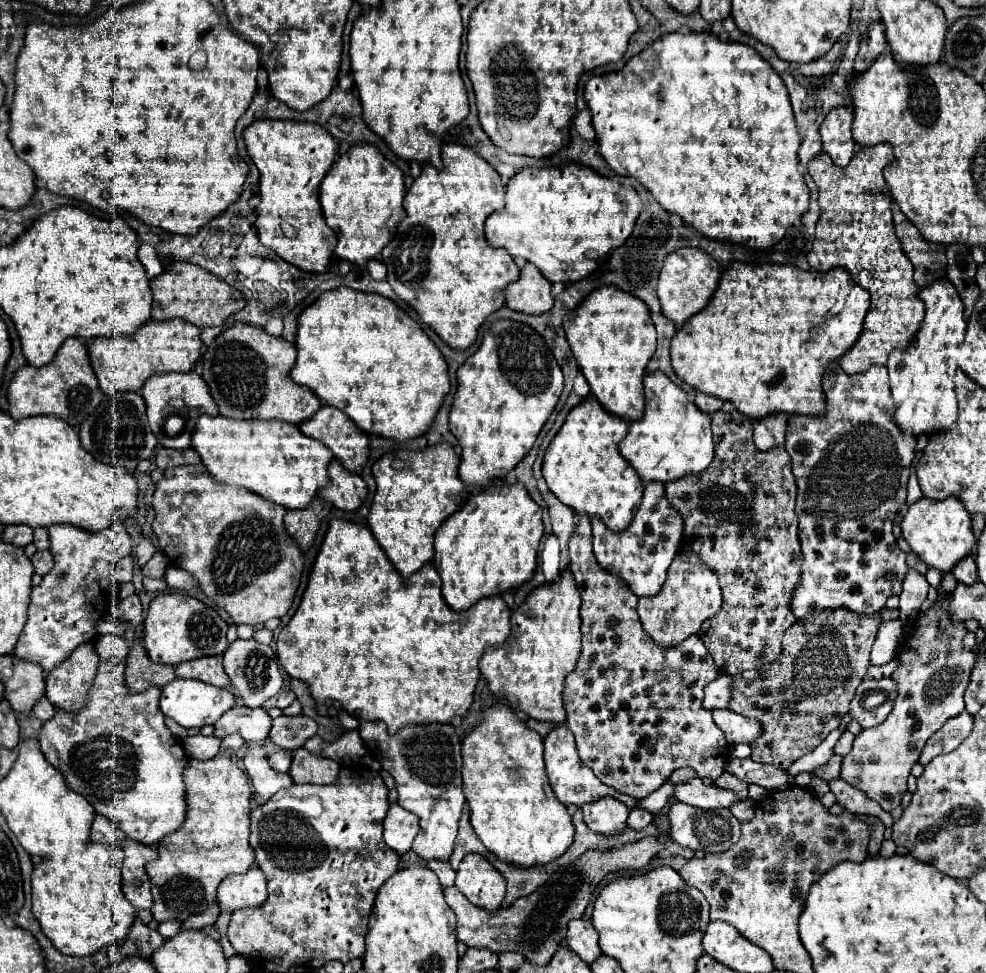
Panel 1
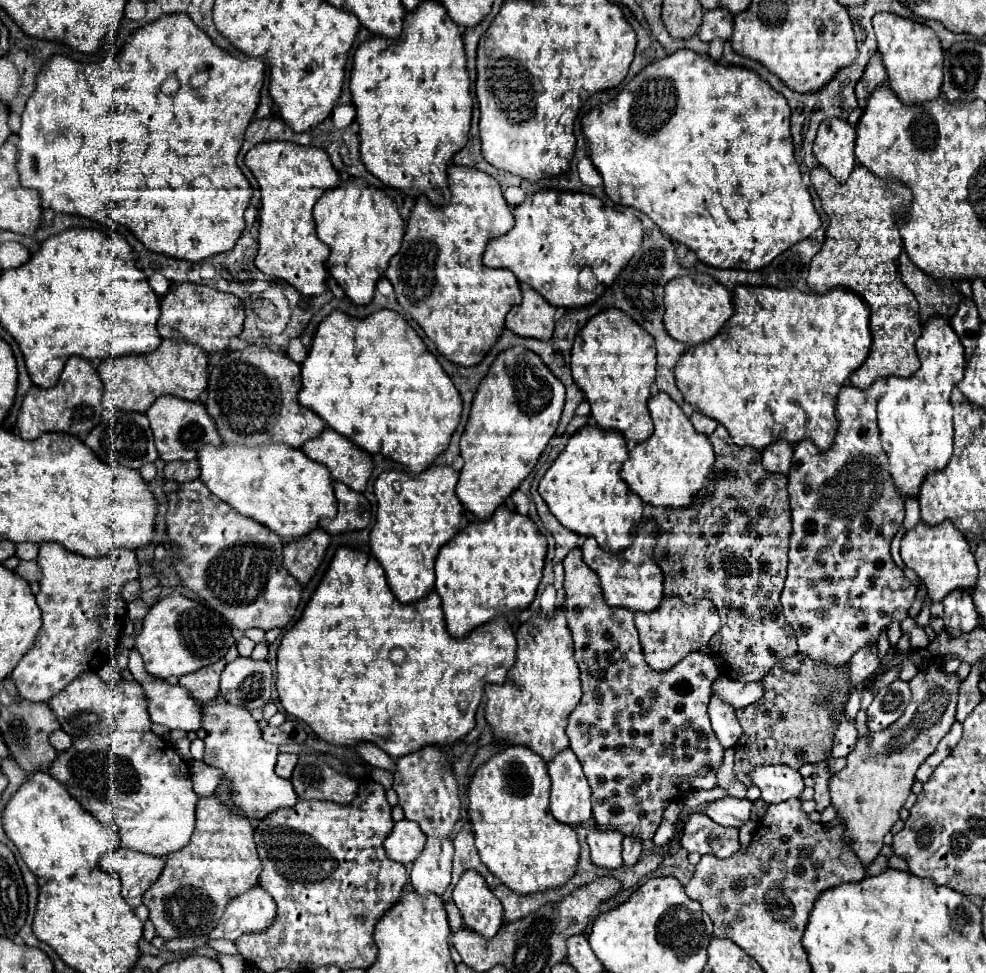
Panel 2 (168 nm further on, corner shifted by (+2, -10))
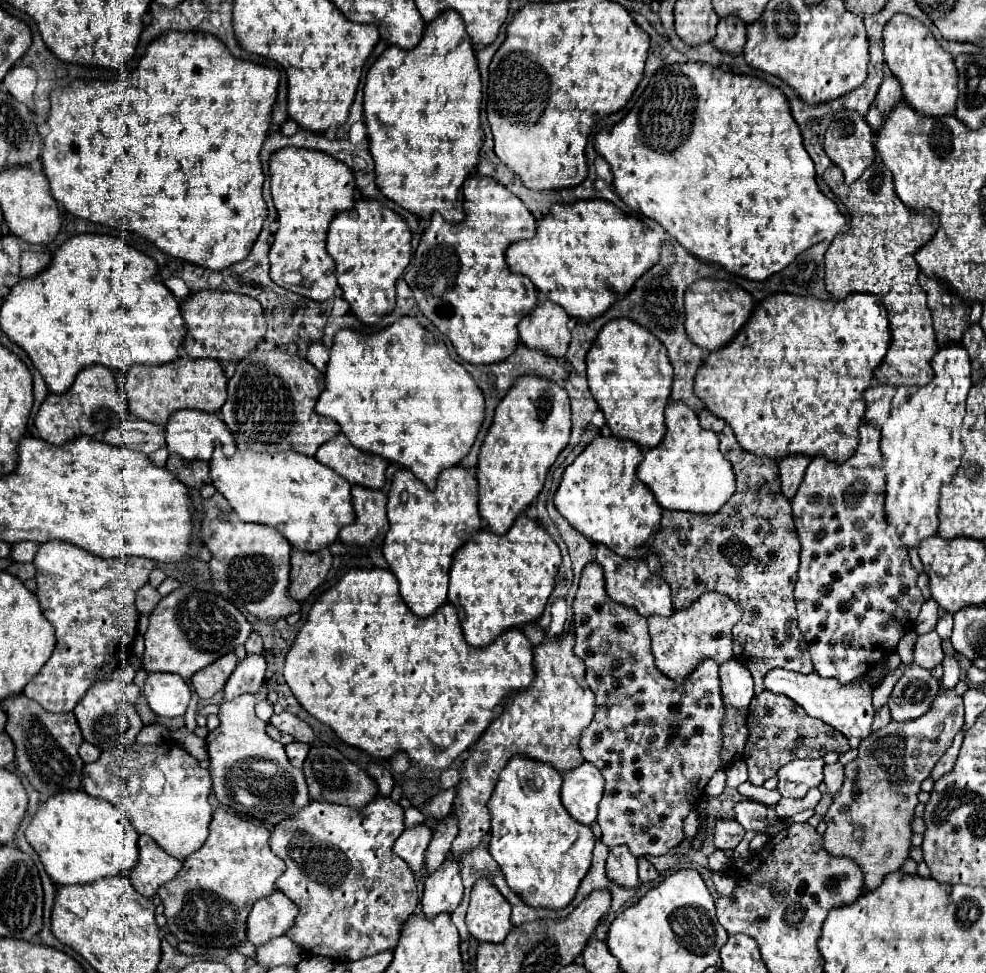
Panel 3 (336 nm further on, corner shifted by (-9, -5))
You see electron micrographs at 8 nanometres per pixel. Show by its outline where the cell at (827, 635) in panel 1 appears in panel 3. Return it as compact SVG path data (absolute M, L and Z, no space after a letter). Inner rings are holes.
M763 691L763 695L755 695L747 715L749 739L743 751L743 759L747 763L749 781L753 785L763 785L769 777L775 777L775 771L793 759L819 759L829 751L845 753L849 751L847 737L823 723L821 719L809 717L793 699L783 695L773 695Z

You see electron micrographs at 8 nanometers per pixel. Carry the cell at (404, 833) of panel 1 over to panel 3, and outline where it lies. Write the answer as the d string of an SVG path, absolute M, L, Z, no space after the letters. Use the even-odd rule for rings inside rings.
M415 825L415 827L407 827L401 837L395 841L393 851L405 859L413 871L417 871L423 865L423 855L427 845L431 843L431 829L427 825Z

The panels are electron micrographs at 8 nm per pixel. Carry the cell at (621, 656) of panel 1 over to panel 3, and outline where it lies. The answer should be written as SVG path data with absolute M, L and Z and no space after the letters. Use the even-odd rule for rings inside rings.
M591 561L587 563L587 567L583 569L581 573L581 581L579 581L579 589L577 589L577 595L575 595L575 601L573 601L573 623L575 623L575 655L583 659L585 667L587 667L587 683L591 687L591 691L595 693L595 715L593 715L593 721L589 723L589 727L581 733L581 753L583 753L583 759L593 763L603 779L605 779L605 795L599 803L599 825L601 825L601 831L603 831L603 843L609 845L609 847L615 847L615 845L627 845L631 849L633 855L637 857L645 857L645 855L663 855L667 853L671 847L679 845L683 841L683 819L687 817L687 813L691 811L693 807L693 799L699 797L699 793L705 789L705 785L709 783L709 779L719 771L723 769L723 763L721 763L721 749L723 749L723 731L721 731L721 725L723 725L723 719L725 719L725 705L723 705L723 699L721 699L721 687L719 687L719 665L715 665L713 659L703 659L691 675L687 675L687 679L683 679L683 683L675 681L675 679L669 679L667 675L663 675L657 667L655 667L655 659L653 659L653 653L651 653L651 641L649 641L649 629L647 629L647 619L643 615L637 615L637 611L633 611L631 607L623 607L619 603L615 603L607 591L605 591L605 579L603 579L603 569Z

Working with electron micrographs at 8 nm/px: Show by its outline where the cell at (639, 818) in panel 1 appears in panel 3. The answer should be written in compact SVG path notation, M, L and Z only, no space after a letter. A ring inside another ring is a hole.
M637 857L637 863L639 863L639 879L641 879L641 883L647 883L647 881L653 881L653 879L659 877L657 869L645 857Z

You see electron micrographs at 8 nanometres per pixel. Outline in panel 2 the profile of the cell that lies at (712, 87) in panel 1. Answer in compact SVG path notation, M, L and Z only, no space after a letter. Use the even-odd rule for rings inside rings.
M678 50L658 62L652 62L646 66L640 74L636 74L626 88L618 94L618 98L610 100L608 104L590 110L582 118L582 134L588 140L588 152L590 158L600 172L604 180L604 192L608 198L616 204L636 208L644 212L660 230L666 234L670 240L680 242L688 246L692 252L696 252L698 260L714 266L714 268L734 268L734 270L760 270L768 266L778 254L788 250L792 244L806 240L812 236L820 226L820 214L814 208L812 196L802 182L800 166L794 158L794 146L792 146L792 136L790 136L790 112L784 96L776 90L770 88L766 80L756 76L756 72L746 70L746 68L736 68L736 66L722 66L720 62L714 62L708 56L696 54L692 50Z

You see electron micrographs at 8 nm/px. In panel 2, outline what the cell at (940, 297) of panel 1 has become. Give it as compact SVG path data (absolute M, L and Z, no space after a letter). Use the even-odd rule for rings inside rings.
M934 316L934 320L928 320L928 324L922 330L922 336L916 340L916 352L920 358L920 370L910 376L910 378L898 378L890 376L888 378L888 390L878 402L878 428L880 428L880 442L882 448L888 456L888 466L890 466L890 476L900 492L900 496L906 498L916 498L920 492L920 484L924 482L926 474L942 470L948 460L952 458L952 404L950 396L954 386L962 380L964 376L964 348L956 336L956 332L950 328L946 320L940 316Z

